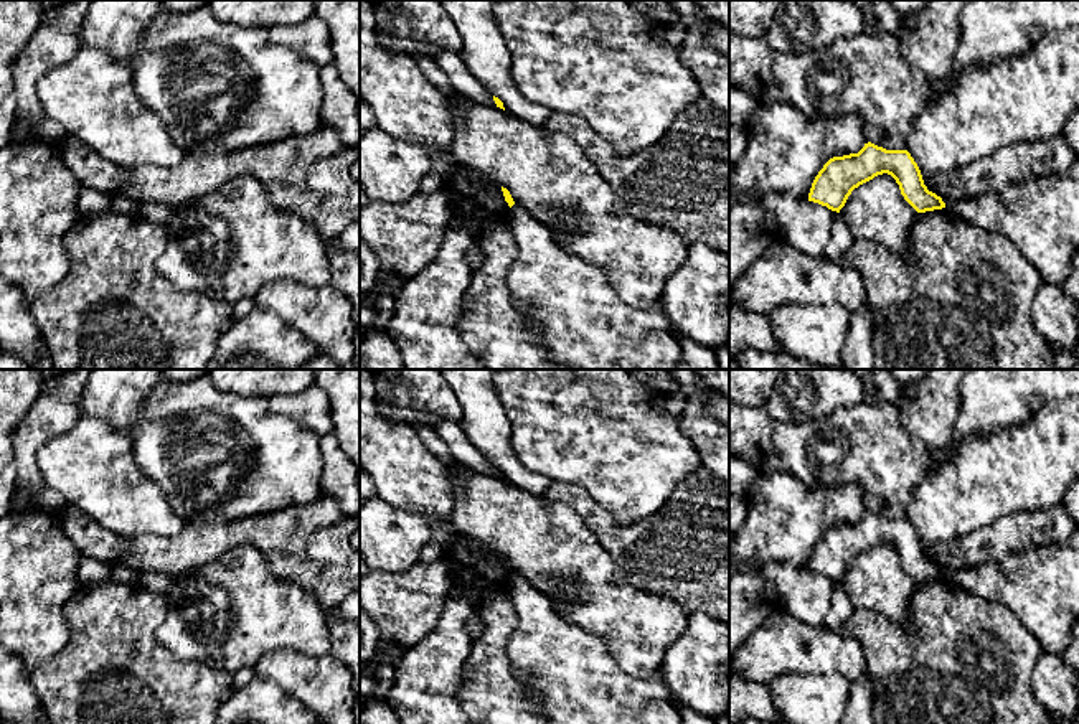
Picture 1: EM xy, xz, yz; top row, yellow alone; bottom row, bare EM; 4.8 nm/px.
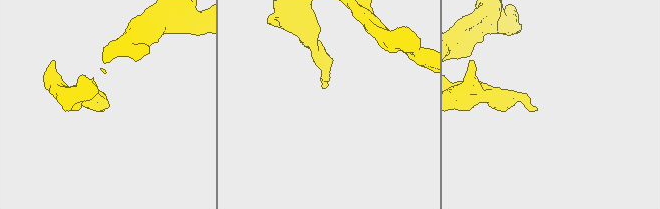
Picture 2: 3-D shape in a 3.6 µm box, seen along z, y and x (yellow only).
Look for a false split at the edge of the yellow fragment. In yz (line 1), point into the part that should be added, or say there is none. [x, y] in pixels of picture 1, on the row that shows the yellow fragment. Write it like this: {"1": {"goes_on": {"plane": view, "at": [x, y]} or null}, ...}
{"1": {"goes_on": null}}

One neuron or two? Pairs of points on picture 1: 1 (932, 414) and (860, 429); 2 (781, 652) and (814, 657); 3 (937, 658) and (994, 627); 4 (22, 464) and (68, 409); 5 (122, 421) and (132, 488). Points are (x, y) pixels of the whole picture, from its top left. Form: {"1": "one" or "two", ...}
{"1": "two", "2": "one", "3": "one", "4": "one", "5": "two"}

